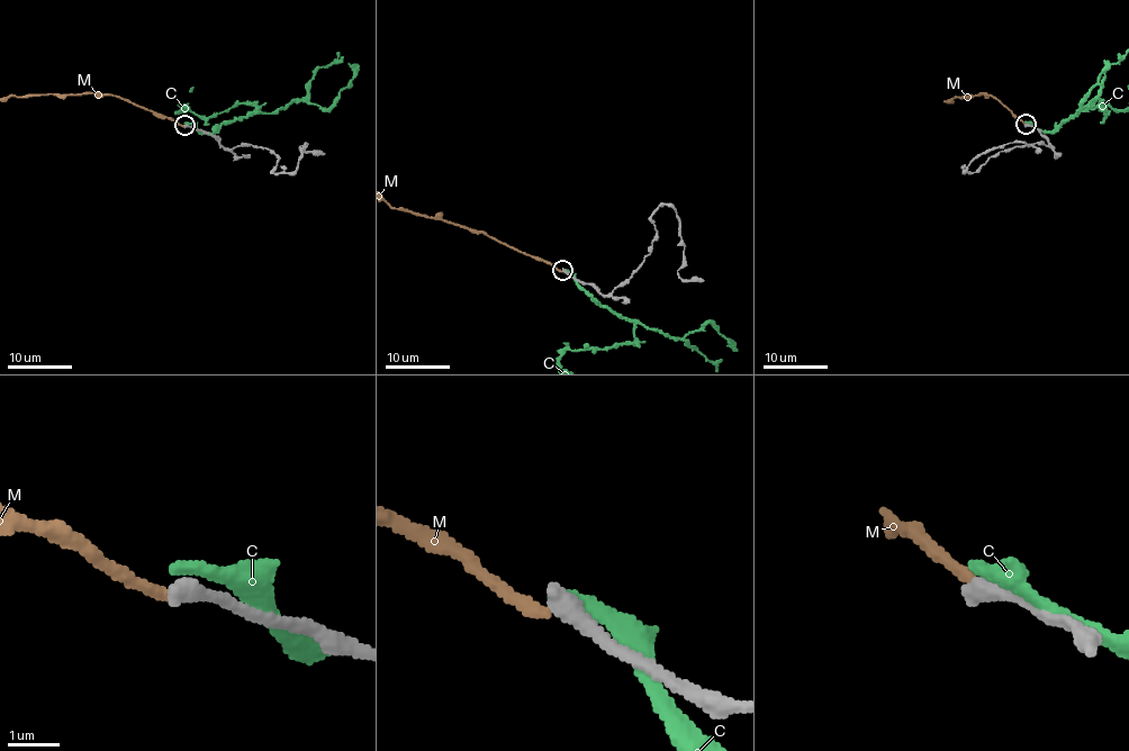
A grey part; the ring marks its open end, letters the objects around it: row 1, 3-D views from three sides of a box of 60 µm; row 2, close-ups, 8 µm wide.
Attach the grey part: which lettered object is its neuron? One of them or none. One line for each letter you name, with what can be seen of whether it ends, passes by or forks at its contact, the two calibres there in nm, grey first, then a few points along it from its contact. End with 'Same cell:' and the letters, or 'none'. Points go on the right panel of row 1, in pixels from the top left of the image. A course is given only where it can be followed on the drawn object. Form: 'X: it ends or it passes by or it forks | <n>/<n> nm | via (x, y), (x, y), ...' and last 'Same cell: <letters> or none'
Same cell: none

